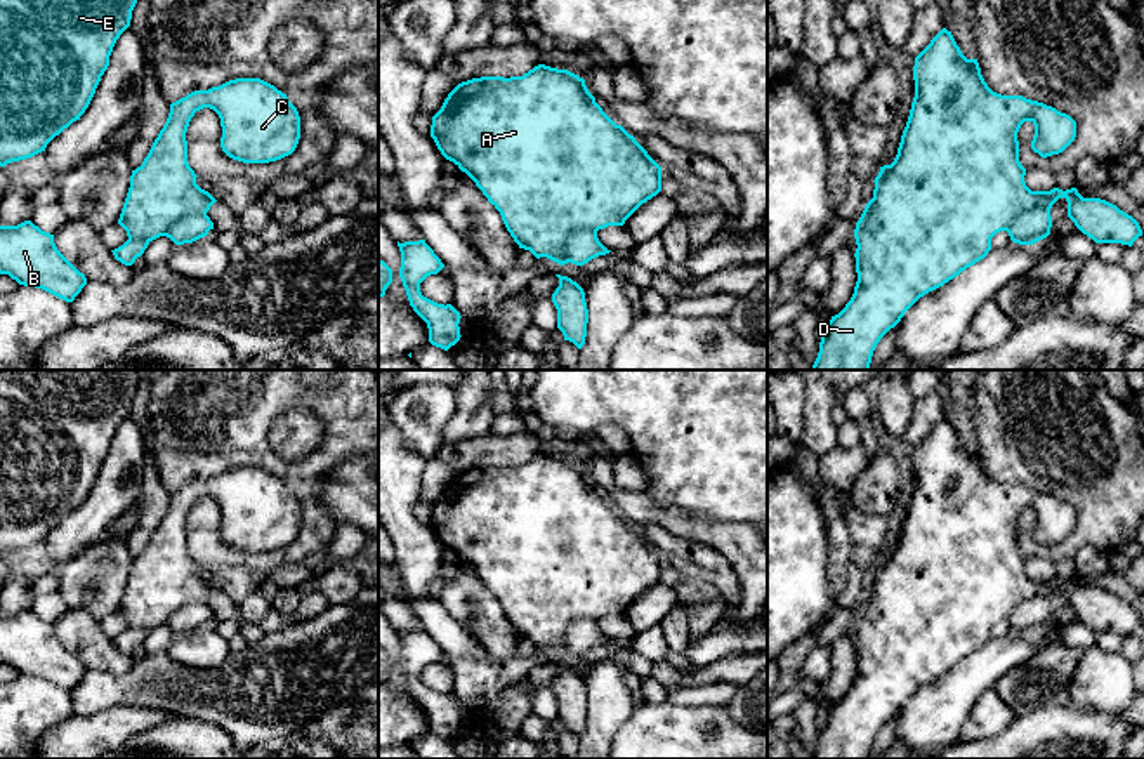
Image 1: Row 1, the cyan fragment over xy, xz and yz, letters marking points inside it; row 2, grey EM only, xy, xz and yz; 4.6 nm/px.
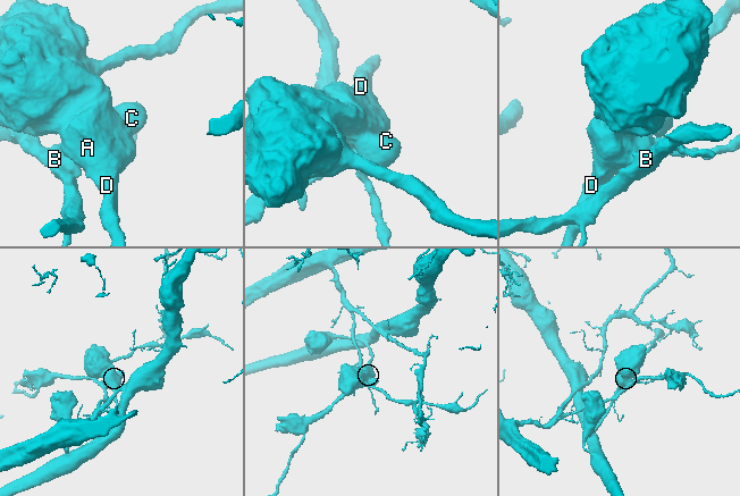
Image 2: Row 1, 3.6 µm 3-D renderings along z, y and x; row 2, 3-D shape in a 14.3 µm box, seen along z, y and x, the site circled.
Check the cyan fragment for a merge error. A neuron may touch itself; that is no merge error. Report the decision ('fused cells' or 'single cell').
fused cells

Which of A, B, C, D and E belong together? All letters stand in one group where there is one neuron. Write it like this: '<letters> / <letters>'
A C D E / B

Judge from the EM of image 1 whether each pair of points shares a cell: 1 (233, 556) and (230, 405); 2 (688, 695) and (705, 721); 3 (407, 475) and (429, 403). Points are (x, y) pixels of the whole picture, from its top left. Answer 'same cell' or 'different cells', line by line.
1: same cell
2: different cells
3: different cells

